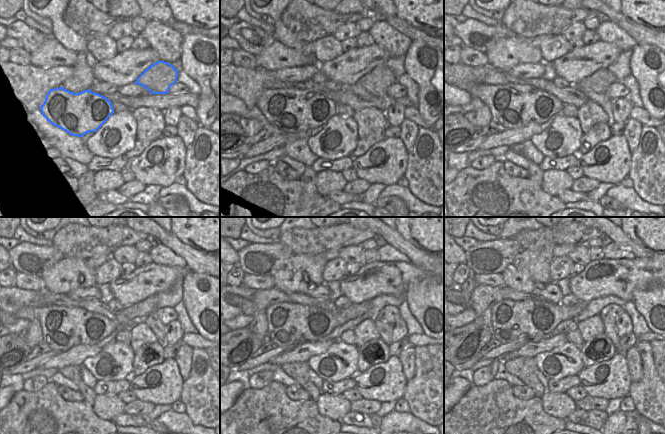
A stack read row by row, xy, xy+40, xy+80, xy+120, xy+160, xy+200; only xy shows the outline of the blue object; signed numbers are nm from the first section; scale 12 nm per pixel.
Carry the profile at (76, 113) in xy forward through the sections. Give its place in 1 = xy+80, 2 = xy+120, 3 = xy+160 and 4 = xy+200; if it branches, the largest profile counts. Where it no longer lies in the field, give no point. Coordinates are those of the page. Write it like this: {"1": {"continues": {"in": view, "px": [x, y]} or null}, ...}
{"1": {"continues": {"in": "xy+80", "px": [512, 106]}}, "2": {"continues": {"in": "xy+120", "px": [63, 328]}}, "3": {"continues": {"in": "xy+160", "px": [287, 322]}}, "4": {"continues": {"in": "xy+200", "px": [537, 317]}}}

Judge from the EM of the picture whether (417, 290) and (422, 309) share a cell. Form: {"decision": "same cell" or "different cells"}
{"decision": "same cell"}

